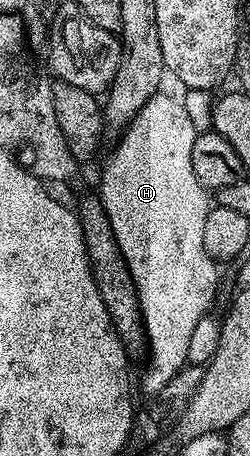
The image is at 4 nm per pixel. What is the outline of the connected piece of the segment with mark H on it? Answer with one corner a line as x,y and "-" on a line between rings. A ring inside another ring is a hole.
159,92
150,98
146,104
133,118
126,123
121,131
122,139
118,142
118,147
110,154
110,159
106,162
106,167
102,170
102,190
100,189
100,197
102,200
104,212
107,213
108,220
111,221
112,232
115,233
117,244
119,244
120,252
127,262
128,272
131,273
132,280
135,282
136,292
139,296
140,312
142,313
142,324
146,330
145,349
150,352
150,363
146,366
146,375
142,378
142,386
147,390
148,395
156,396
161,389
180,370
188,363
188,343
191,342
192,332
195,331
196,324
200,318
208,314
210,305
214,302
214,292
218,288
218,266
219,263
204,248
204,224
208,220
208,212
212,205
211,191
200,184
200,180
196,180
196,172
192,172
192,144
194,143
195,129
192,126
191,117
185,112
184,104
177,98
173,98
170,94

